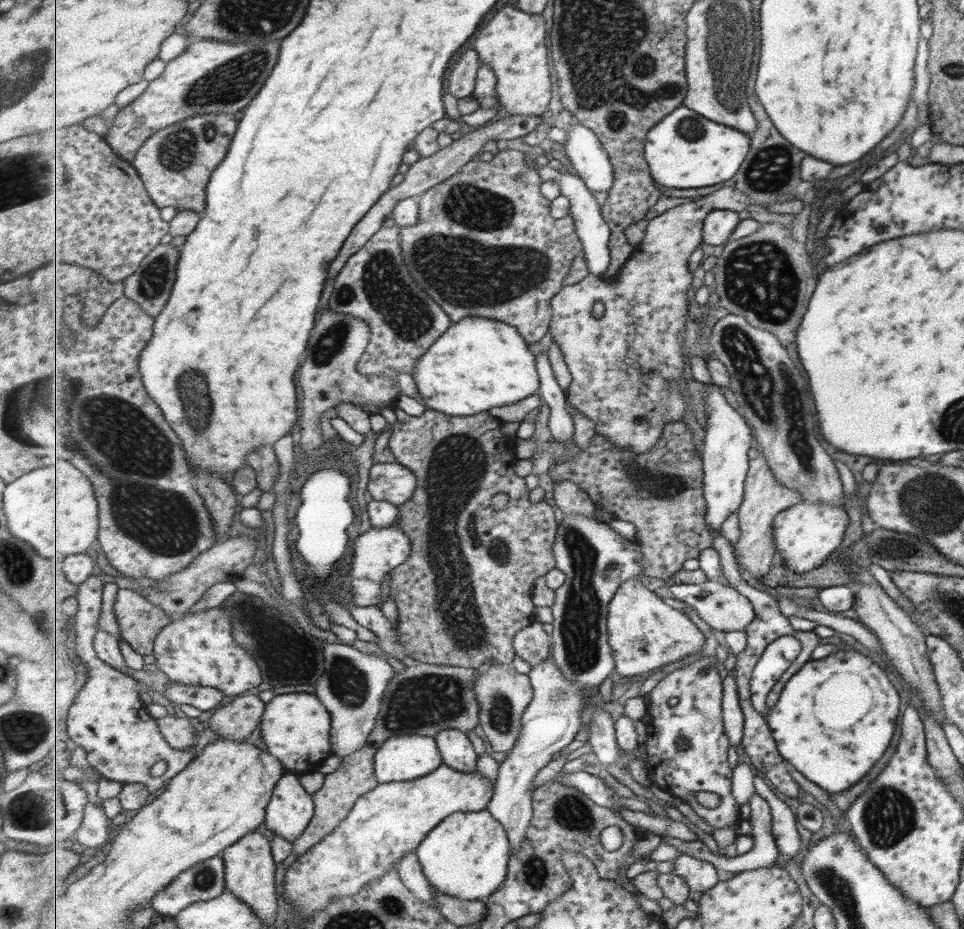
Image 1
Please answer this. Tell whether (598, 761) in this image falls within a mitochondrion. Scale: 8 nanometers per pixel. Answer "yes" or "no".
no

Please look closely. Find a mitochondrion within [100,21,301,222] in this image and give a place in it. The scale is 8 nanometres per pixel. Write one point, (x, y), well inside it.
(232, 81)

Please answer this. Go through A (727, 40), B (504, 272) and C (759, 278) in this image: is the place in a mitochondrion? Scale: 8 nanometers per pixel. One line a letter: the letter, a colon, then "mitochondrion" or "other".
A: mitochondrion
B: mitochondrion
C: mitochondrion

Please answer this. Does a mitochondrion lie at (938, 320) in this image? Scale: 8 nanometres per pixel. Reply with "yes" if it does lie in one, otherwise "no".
no

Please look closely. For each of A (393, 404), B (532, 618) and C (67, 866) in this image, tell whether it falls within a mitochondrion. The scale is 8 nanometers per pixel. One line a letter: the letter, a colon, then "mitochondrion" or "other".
A: other
B: other
C: other

